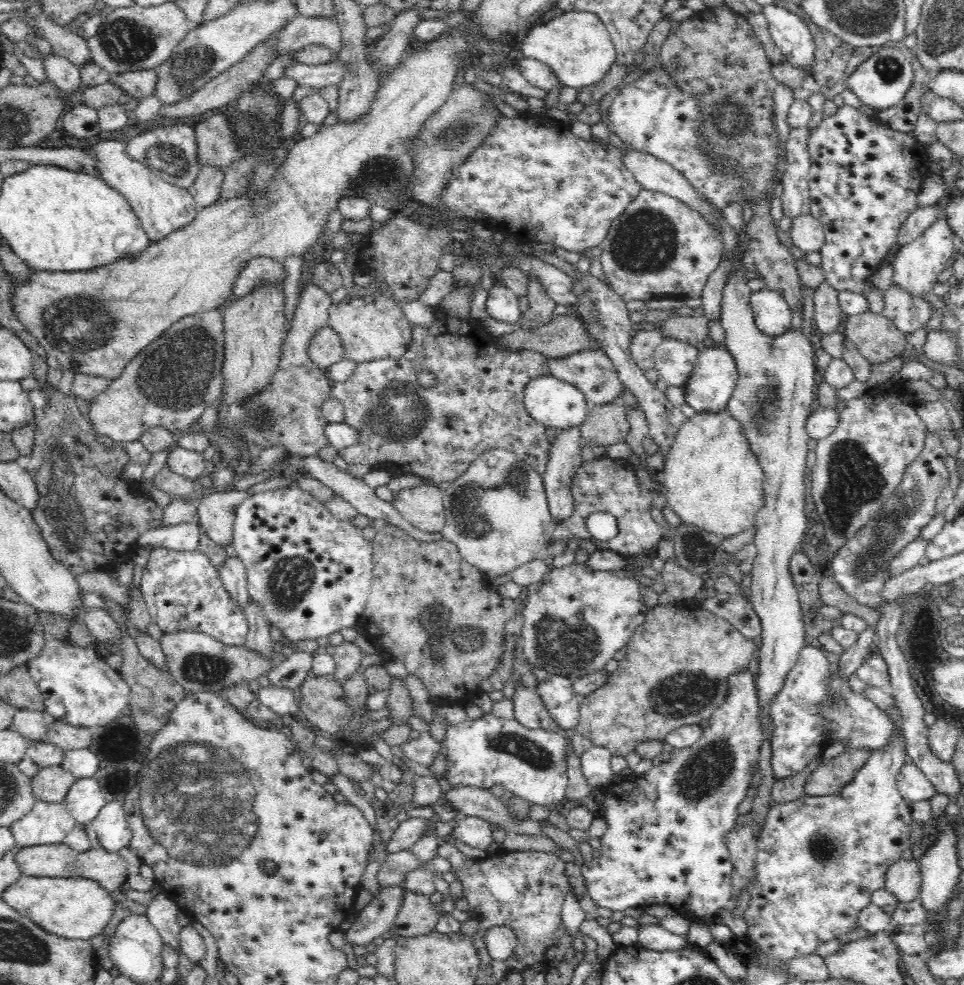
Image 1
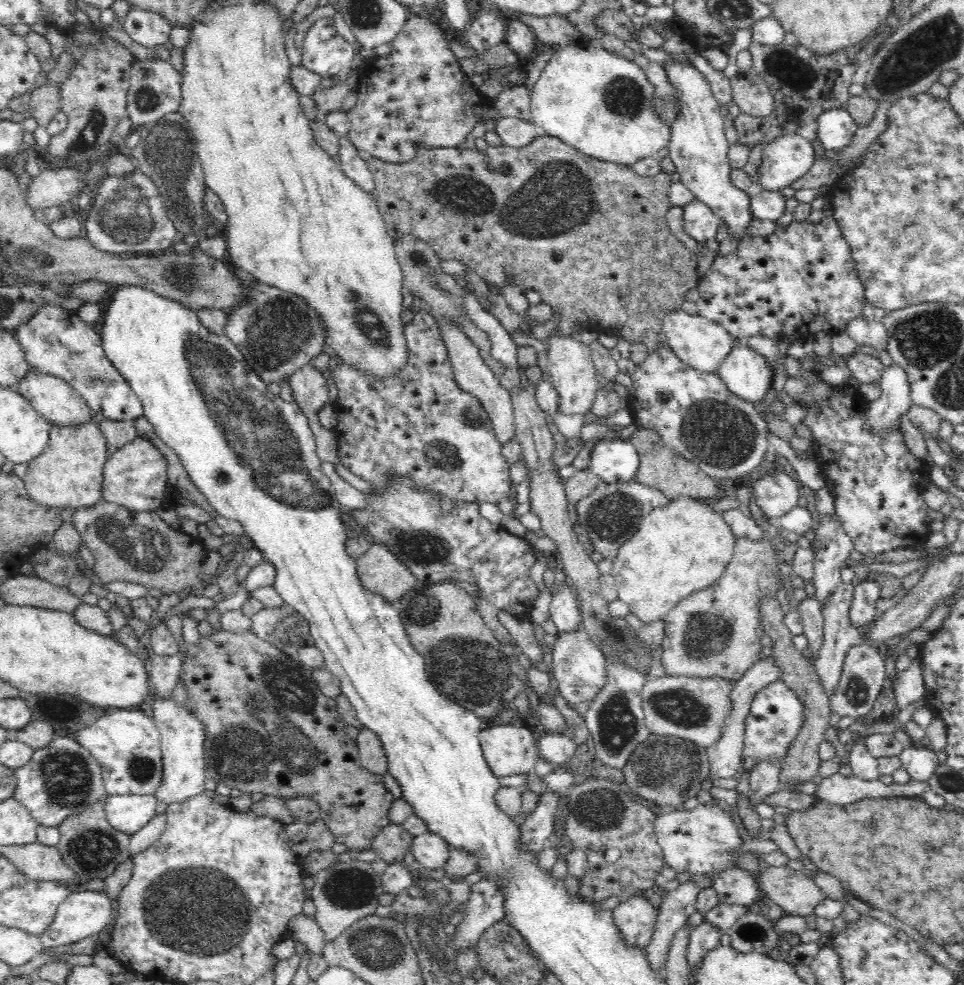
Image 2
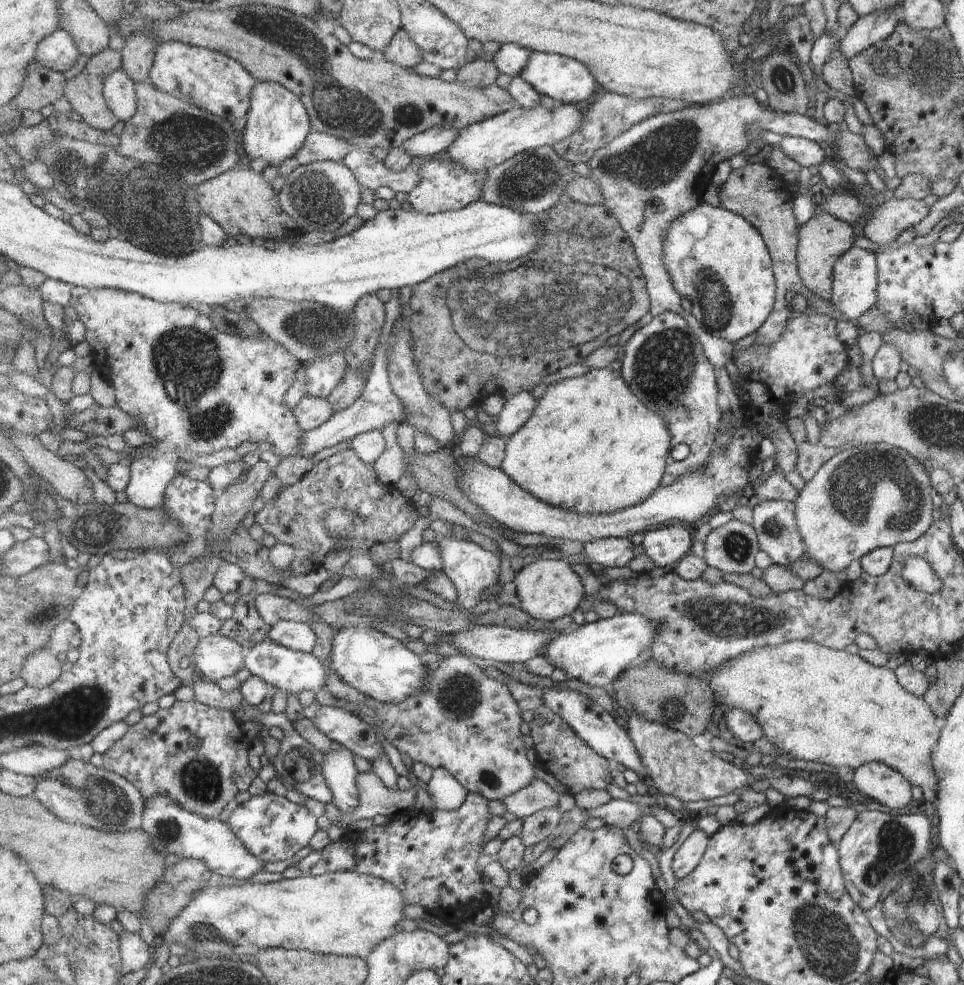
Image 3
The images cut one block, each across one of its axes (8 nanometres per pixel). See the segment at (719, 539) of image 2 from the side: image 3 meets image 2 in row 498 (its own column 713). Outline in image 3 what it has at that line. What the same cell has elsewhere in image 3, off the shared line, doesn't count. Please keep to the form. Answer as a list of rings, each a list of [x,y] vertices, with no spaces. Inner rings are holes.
[[[787,641],[778,647],[767,646],[758,648],[758,650],[747,651],[746,654],[737,655],[733,659],[727,659],[720,663],[720,667],[717,667],[714,674],[710,676],[710,691],[717,697],[719,705],[722,703],[730,707],[728,710],[739,709],[753,716],[757,726],[761,729],[762,736],[773,747],[775,746],[780,753],[787,754],[793,758],[801,758],[801,760],[829,764],[829,766],[836,768],[845,766],[845,768],[851,768],[851,770],[855,770],[858,766],[865,763],[885,764],[895,770],[895,772],[899,772],[905,780],[909,781],[910,785],[918,786],[919,788],[927,787],[934,792],[936,778],[930,767],[930,754],[937,744],[941,724],[938,718],[935,718],[927,703],[921,697],[916,697],[904,688],[901,688],[897,684],[894,672],[885,666],[876,667],[867,663],[859,655],[854,655],[844,650],[828,649],[811,641]]]

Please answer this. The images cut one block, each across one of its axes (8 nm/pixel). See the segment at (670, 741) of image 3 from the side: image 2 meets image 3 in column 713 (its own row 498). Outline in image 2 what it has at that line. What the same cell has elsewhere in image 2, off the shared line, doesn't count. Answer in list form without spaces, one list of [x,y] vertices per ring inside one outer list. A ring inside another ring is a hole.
[[[772,468],[764,478],[759,480],[755,477],[748,484],[753,492],[752,500],[756,501],[766,515],[776,522],[798,506],[798,496],[802,485],[792,480],[785,472],[778,474]]]

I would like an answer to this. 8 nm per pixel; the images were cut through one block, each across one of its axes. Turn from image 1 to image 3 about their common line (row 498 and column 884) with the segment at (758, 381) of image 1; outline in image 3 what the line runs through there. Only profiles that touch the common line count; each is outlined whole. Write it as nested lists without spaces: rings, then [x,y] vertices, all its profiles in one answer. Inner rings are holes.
[[[865,763],[853,770],[853,786],[887,808],[903,808],[911,802],[910,784],[885,764]]]

